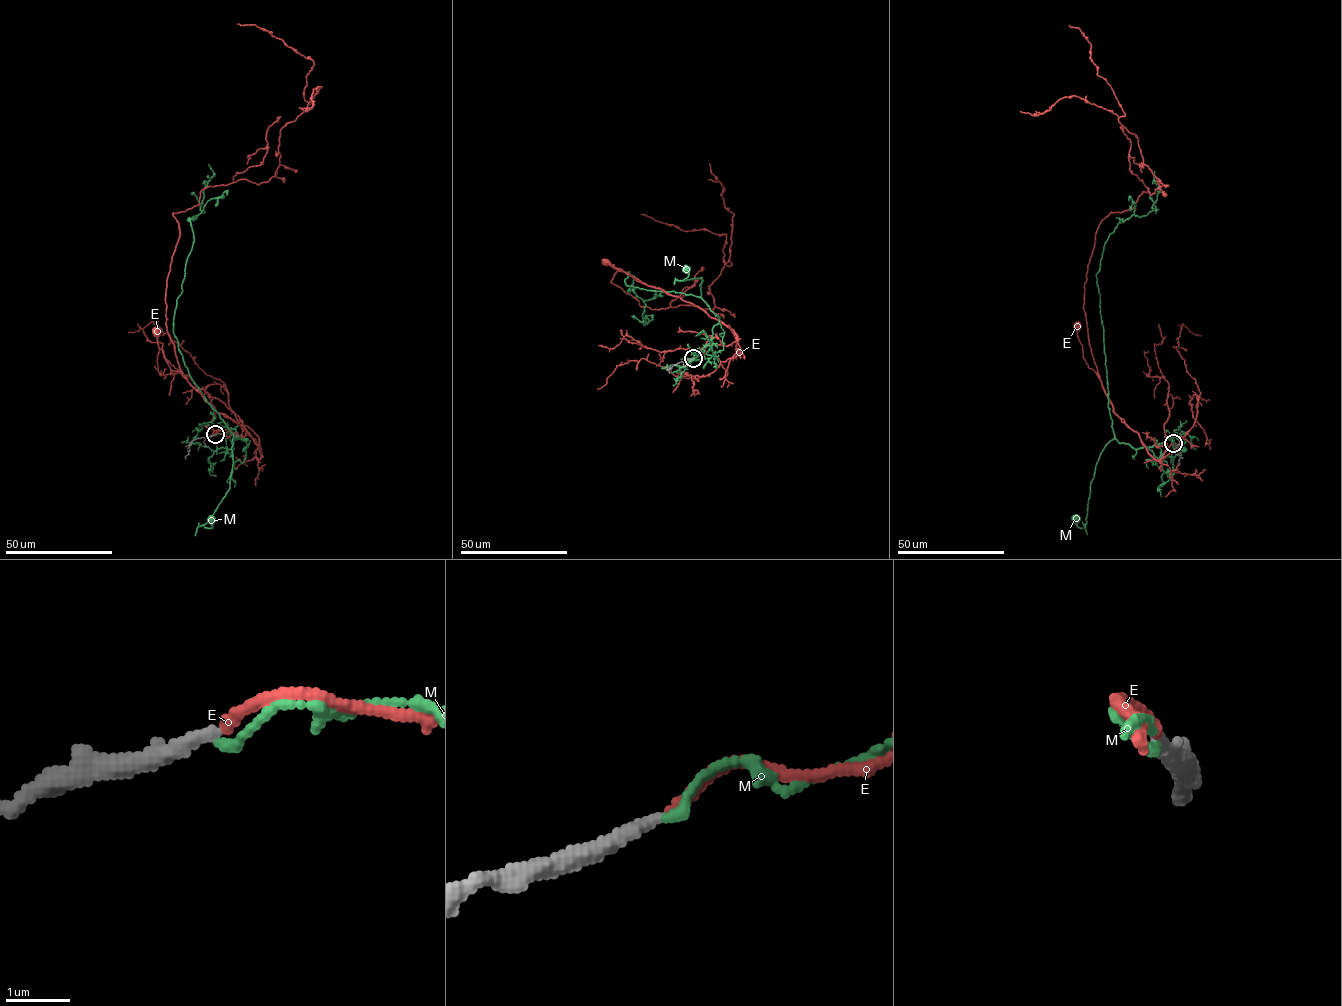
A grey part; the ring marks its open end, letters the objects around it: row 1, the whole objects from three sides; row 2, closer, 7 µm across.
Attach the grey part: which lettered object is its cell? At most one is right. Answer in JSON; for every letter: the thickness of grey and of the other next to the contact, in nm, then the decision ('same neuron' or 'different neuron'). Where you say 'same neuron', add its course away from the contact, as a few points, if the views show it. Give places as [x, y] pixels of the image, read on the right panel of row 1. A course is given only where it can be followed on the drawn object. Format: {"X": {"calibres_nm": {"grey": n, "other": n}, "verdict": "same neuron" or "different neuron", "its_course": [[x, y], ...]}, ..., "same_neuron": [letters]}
{"E": {"calibres_nm": {"grey": 200, "other": 180}, "verdict": "same neuron", "its_course": [[1173, 443], [1154, 441], [1167, 449], [1155, 460], [1114, 412], [1083, 357], [1076, 326]]}, "M": {"calibres_nm": {"grey": 200, "other": 130}, "verdict": "different neuron"}, "same_neuron": ["E"]}

